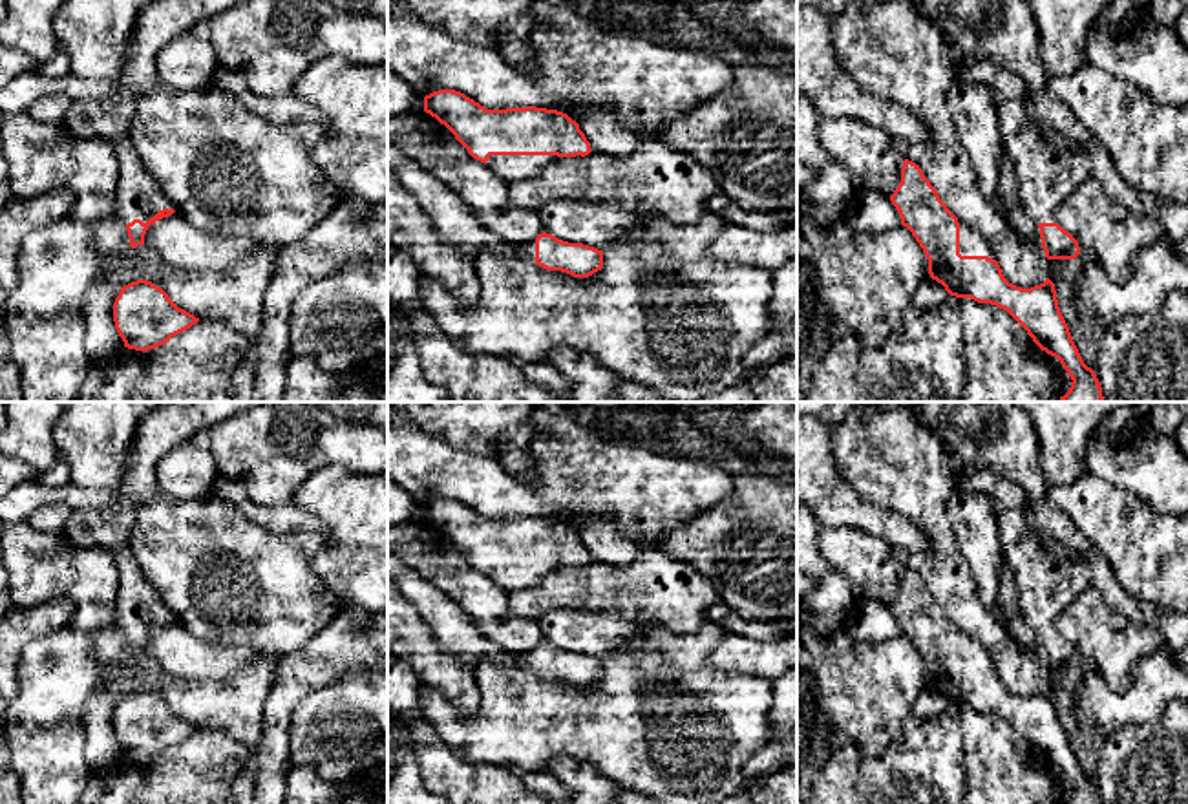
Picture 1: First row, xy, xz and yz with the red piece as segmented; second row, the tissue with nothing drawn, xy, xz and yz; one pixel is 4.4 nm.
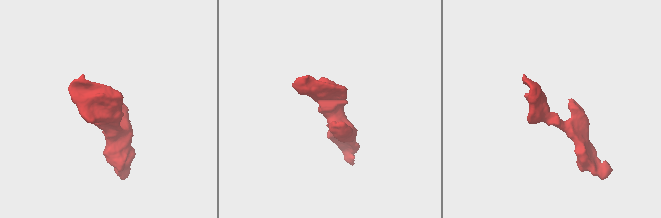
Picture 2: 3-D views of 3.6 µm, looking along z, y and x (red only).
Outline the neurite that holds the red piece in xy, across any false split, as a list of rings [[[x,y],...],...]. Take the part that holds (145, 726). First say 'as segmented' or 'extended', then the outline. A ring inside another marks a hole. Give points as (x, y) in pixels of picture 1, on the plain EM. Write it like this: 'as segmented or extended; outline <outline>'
as segmented; outline [[[146,689],[124,694],[113,713],[113,731],[124,756],[148,760],[199,731]]]

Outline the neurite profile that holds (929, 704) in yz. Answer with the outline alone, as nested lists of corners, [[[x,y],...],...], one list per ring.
[[[928,687],[912,704],[912,716],[925,720],[941,714],[950,704],[941,693]]]

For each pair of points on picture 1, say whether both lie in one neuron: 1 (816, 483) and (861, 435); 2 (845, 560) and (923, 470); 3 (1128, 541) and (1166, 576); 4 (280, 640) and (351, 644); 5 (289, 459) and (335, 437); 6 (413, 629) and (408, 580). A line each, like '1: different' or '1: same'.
1: different
2: different
3: same
4: different
5: same
6: different

